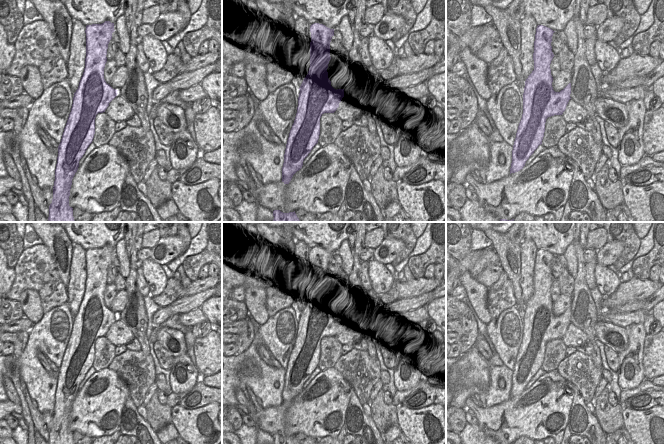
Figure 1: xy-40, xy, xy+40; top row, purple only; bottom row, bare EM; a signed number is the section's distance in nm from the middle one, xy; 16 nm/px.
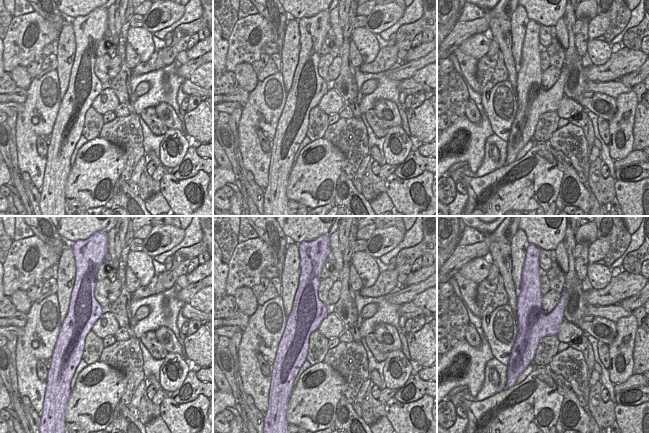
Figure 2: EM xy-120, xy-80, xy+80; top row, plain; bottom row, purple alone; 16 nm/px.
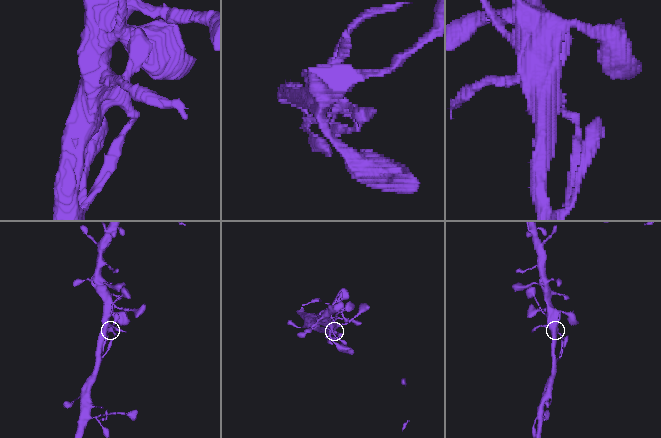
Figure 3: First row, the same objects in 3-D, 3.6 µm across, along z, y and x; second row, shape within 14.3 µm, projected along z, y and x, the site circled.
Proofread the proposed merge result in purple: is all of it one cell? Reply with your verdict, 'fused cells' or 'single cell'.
fused cells

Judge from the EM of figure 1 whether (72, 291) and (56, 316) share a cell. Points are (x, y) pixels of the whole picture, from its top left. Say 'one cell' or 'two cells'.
two cells

